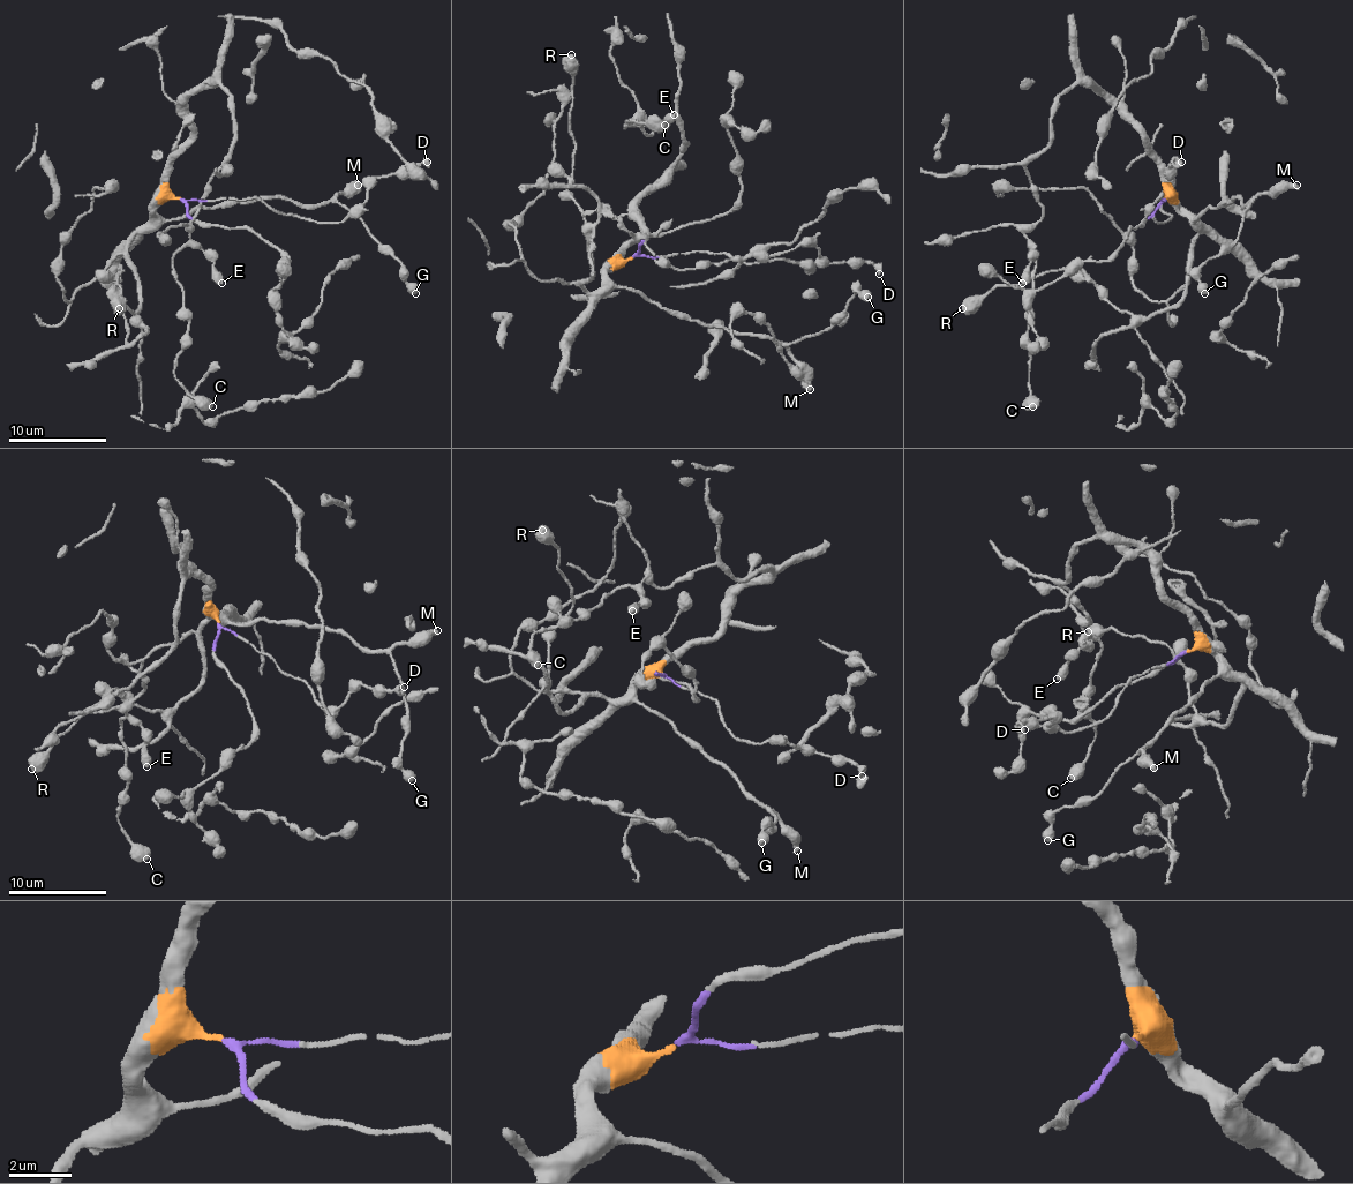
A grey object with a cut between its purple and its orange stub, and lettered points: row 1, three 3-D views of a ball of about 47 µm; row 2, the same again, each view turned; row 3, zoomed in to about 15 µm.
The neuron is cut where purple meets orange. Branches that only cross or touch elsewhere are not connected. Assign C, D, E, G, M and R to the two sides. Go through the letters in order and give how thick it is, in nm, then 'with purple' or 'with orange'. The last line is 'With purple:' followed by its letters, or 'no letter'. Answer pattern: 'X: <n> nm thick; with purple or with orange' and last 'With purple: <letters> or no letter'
C: 650 nm thick; with orange
D: 440 nm thick; with purple
E: 600 nm thick; with orange
G: 600 nm thick; with orange
M: 440 nm thick; with orange
R: 650 nm thick; with orange
With purple: D

